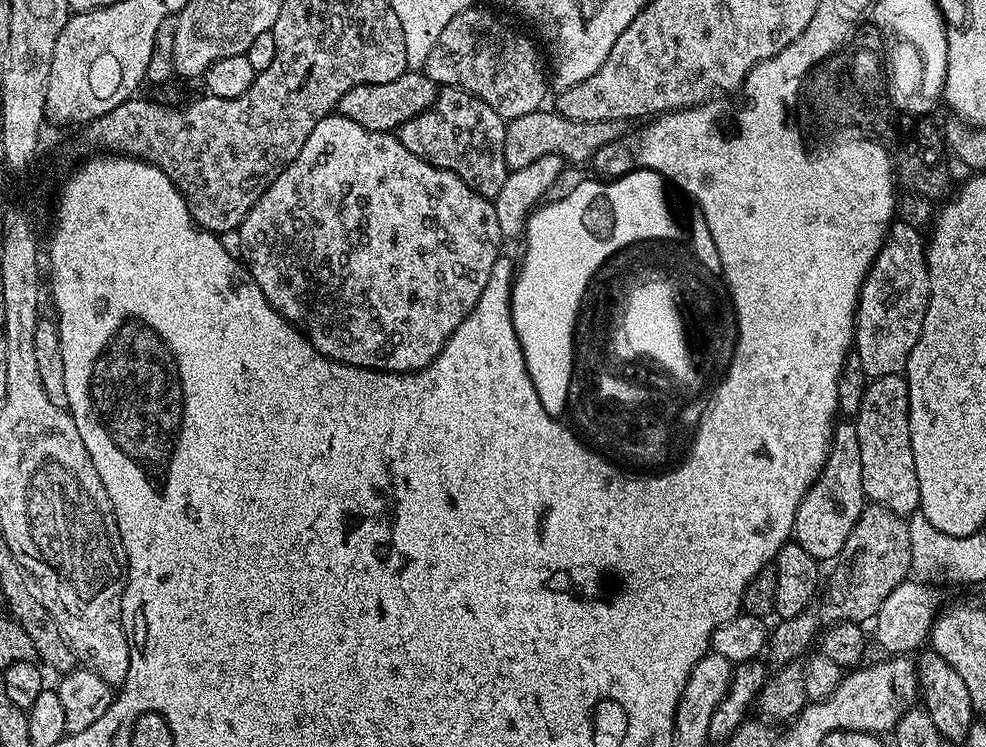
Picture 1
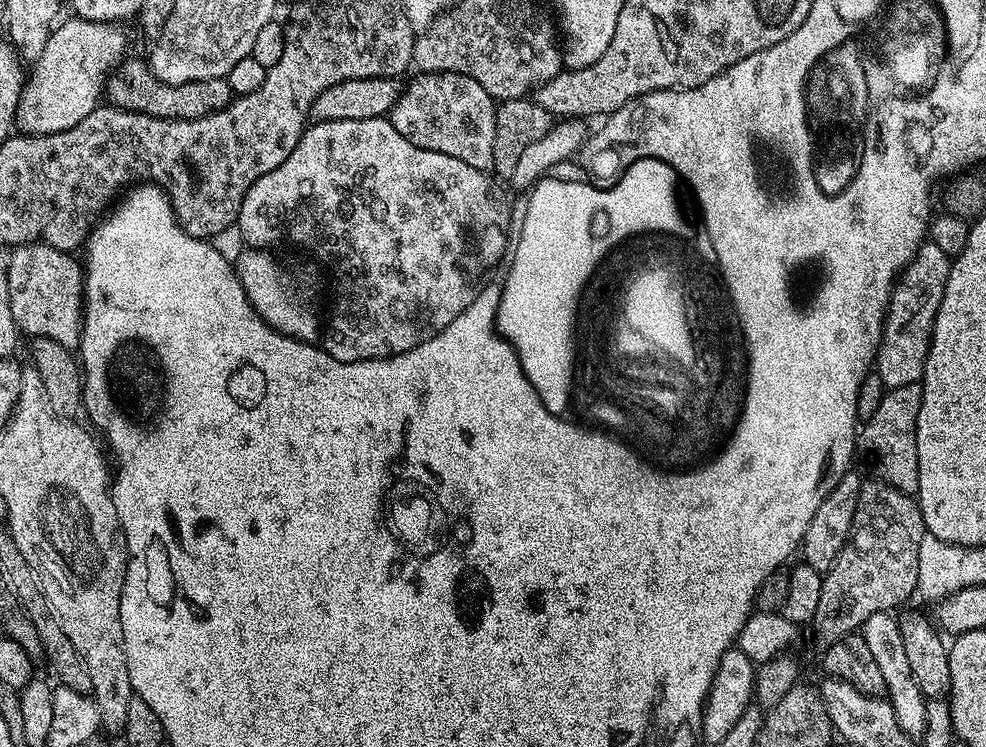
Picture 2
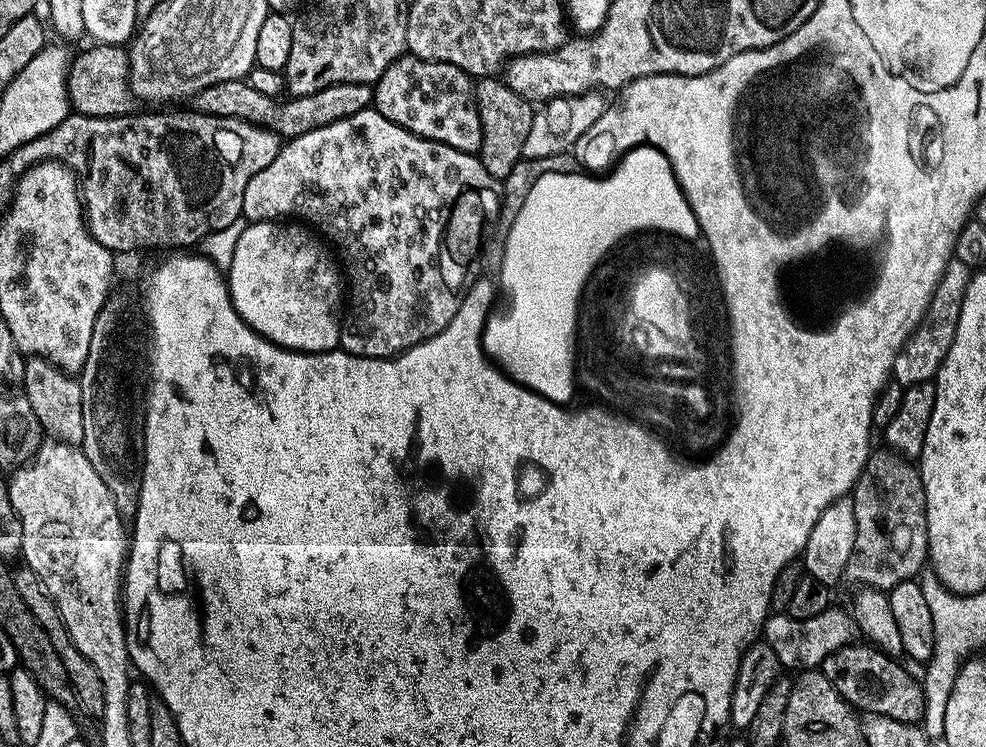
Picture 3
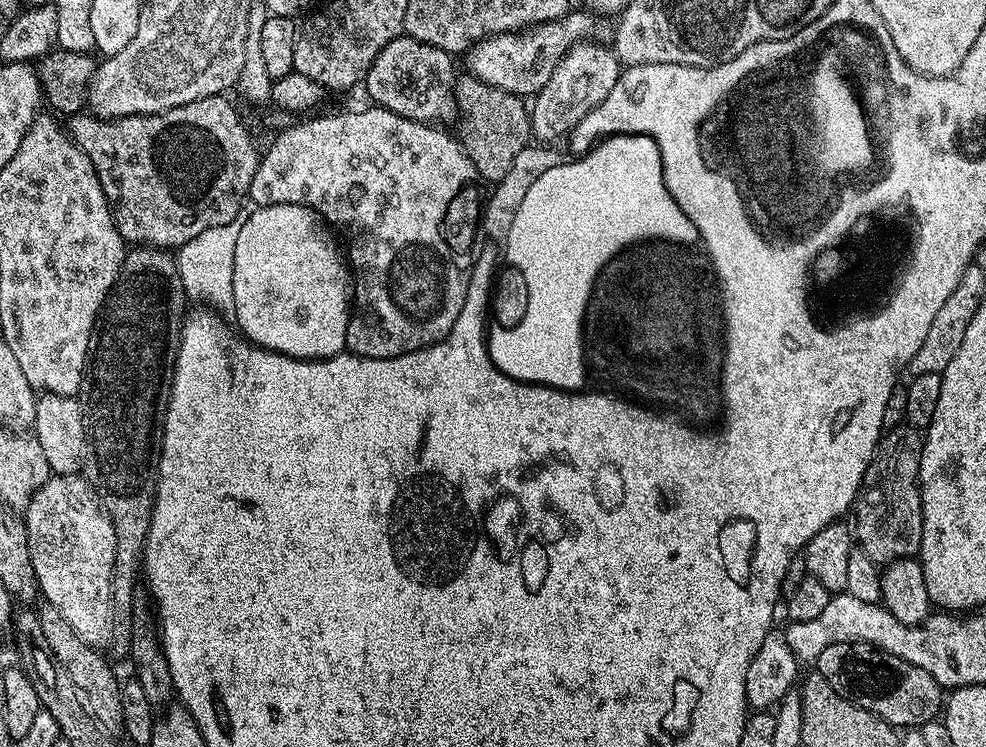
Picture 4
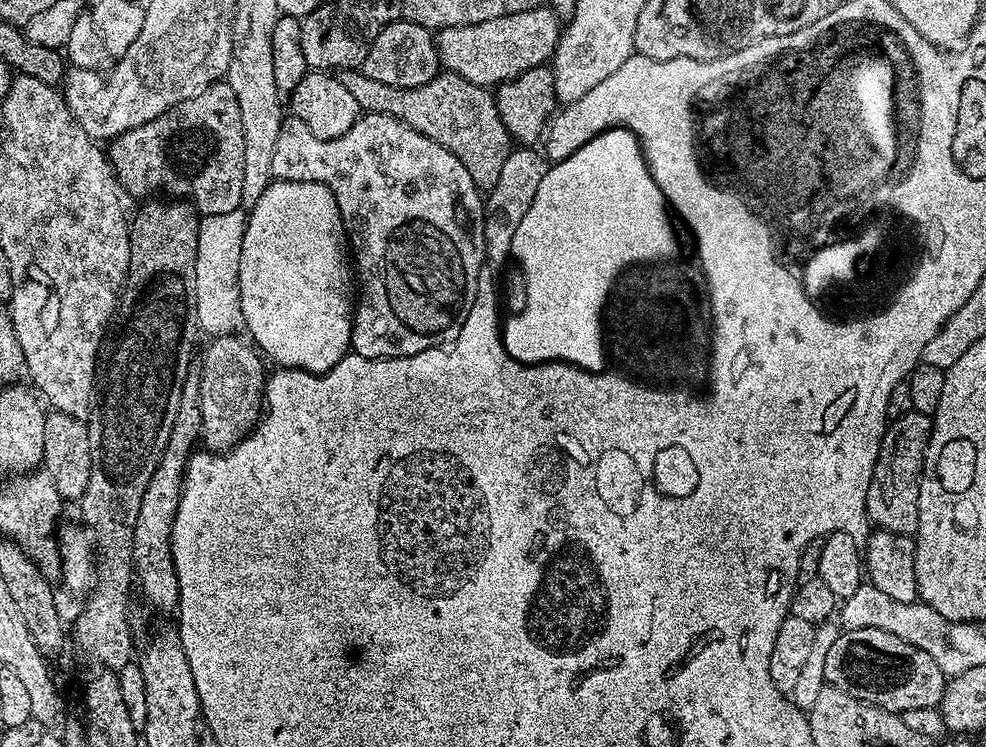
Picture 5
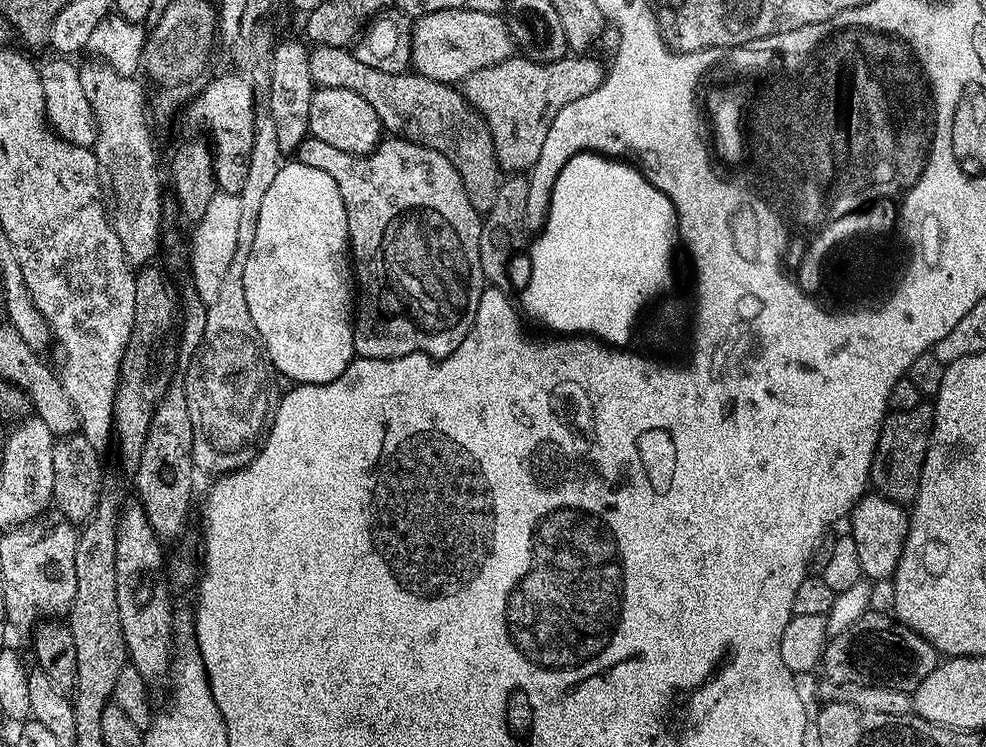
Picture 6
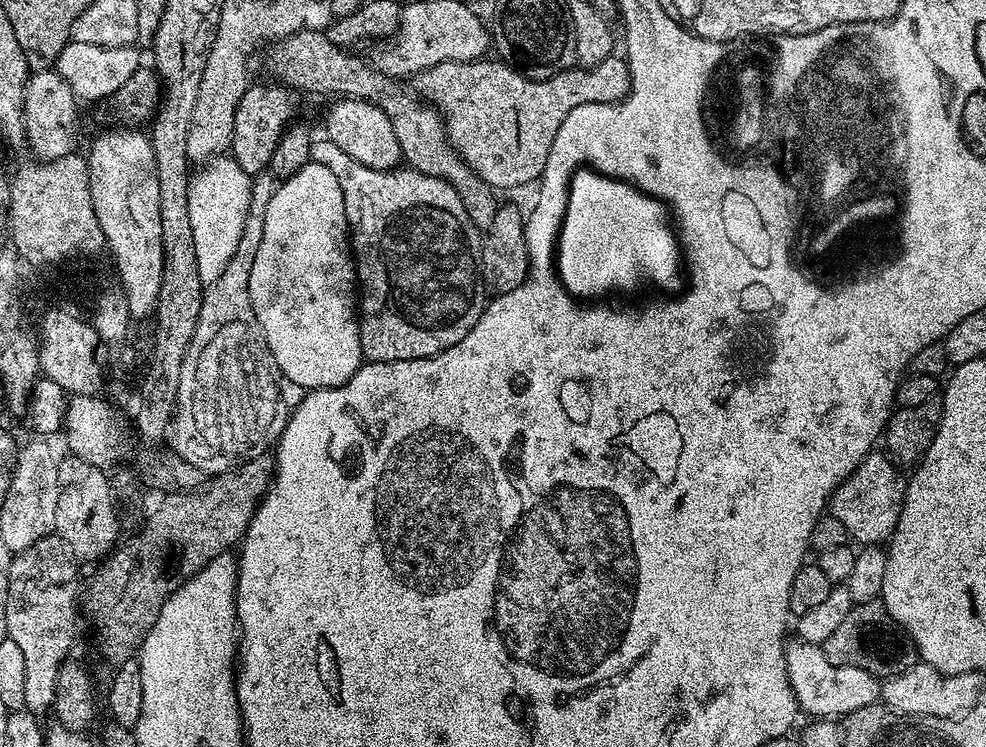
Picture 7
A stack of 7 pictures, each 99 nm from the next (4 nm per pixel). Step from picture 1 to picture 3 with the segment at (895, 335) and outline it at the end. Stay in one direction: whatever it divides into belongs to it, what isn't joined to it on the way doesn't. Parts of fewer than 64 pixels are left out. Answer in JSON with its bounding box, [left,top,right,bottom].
[891,260,970,386]

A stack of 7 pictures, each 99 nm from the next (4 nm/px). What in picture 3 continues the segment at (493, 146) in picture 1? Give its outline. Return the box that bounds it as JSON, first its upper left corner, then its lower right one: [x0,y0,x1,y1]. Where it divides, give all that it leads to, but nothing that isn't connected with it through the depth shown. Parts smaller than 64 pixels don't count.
[374,54,482,154]

